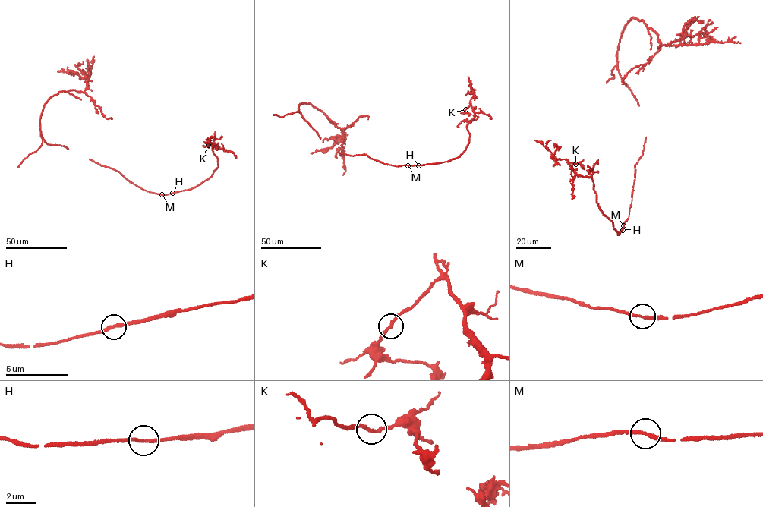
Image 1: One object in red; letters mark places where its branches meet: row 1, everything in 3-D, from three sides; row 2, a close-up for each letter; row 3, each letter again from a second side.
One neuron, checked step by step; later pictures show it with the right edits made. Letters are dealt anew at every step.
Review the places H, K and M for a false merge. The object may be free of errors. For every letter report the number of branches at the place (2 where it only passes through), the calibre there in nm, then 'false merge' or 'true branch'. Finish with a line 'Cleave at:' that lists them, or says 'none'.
H: branches 2; calibre 220 nm; true branch
K: branches 2; calibre 240 nm; true branch
M: branches 2; calibre 200 nm; true branch
Cleave at: none

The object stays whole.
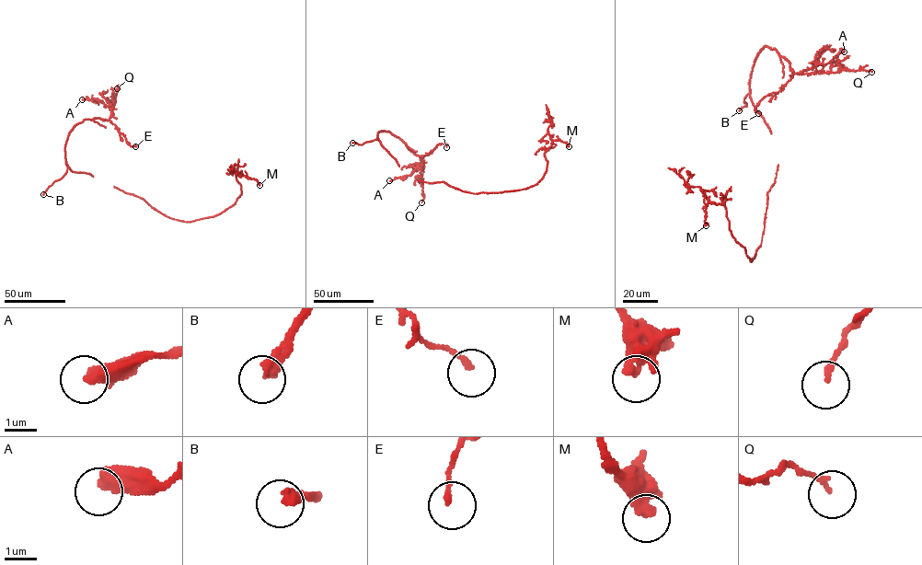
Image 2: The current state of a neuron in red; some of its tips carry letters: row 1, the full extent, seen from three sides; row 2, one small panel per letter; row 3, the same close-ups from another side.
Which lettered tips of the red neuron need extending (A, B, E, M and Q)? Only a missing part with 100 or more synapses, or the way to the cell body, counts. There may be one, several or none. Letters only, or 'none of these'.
B

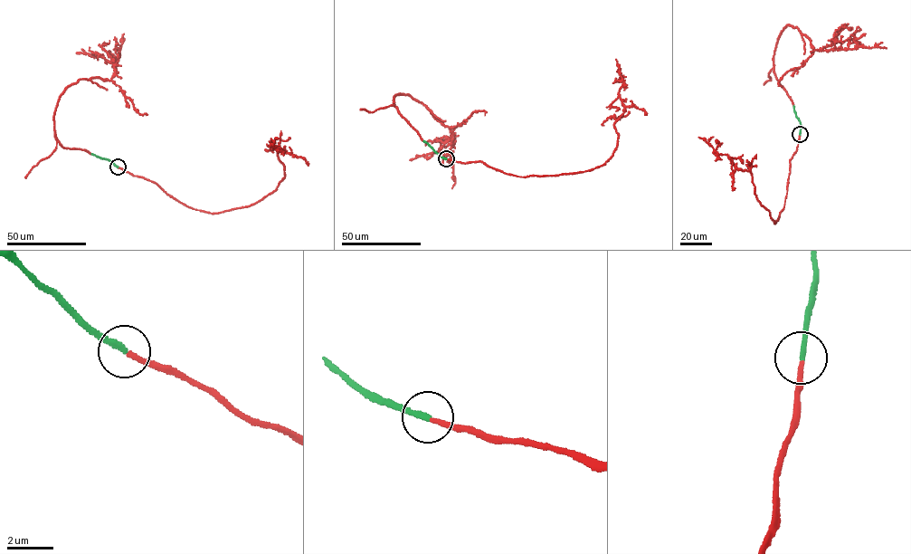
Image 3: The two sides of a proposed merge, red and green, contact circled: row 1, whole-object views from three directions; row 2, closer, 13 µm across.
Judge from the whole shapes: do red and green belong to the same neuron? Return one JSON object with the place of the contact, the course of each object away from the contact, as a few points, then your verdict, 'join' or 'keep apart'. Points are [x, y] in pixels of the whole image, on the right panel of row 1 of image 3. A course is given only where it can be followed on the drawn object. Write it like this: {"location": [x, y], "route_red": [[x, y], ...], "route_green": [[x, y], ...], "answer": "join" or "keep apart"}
{"location": [800, 134], "route_red": [[800, 134], [775, 224], [756, 197], [751, 172], [737, 169], [727, 155], [717, 156], [716, 143]], "route_green": [[800, 134], [801, 125], [793, 105]], "answer": "join"}

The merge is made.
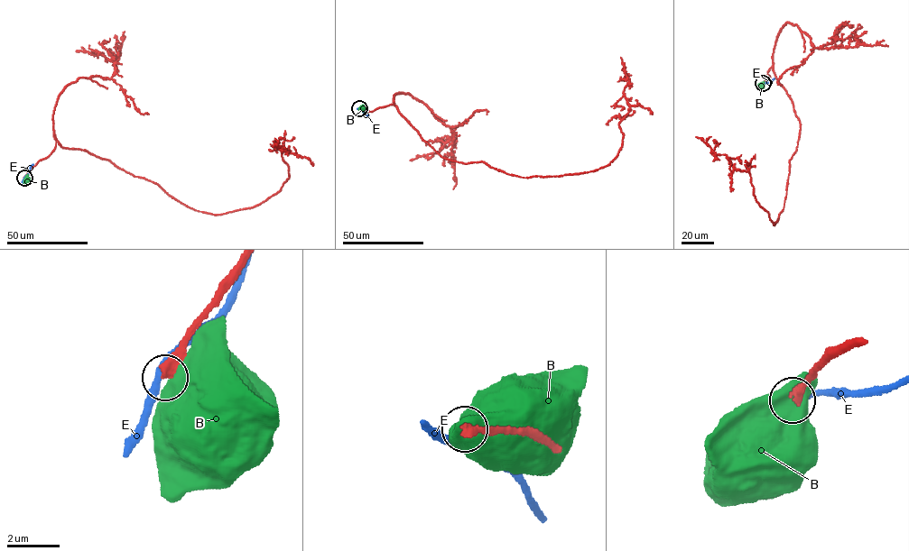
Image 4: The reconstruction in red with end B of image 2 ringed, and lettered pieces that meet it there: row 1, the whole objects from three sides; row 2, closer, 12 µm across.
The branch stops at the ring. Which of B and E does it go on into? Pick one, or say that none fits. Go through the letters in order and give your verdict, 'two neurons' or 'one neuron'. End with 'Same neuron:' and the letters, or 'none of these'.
B: two neurons
E: two neurons
Same neuron: none of these

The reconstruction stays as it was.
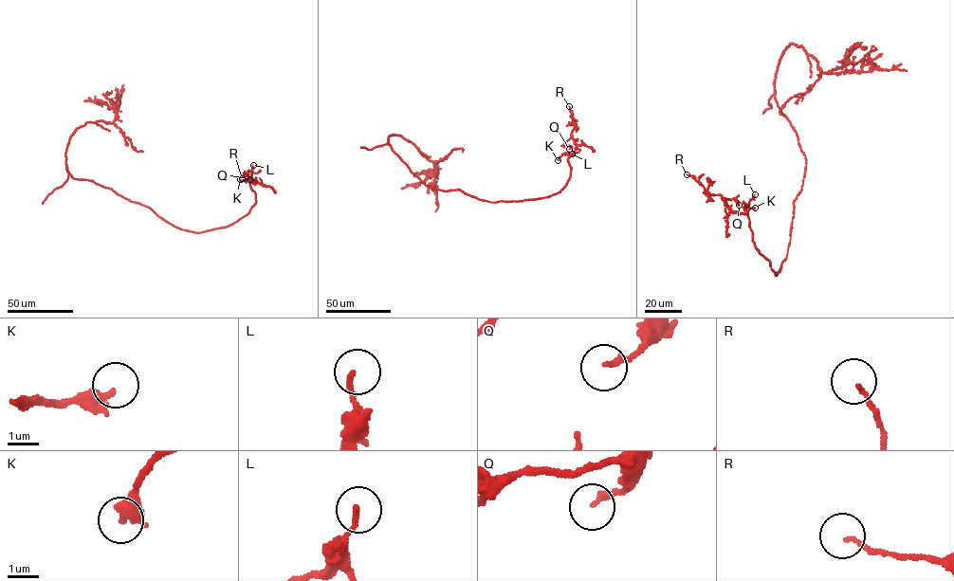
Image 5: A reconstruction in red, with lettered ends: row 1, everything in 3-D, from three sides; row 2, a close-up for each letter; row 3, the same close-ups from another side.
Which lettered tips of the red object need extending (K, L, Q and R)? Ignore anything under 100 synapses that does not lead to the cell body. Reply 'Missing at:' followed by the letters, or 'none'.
Missing at: none

